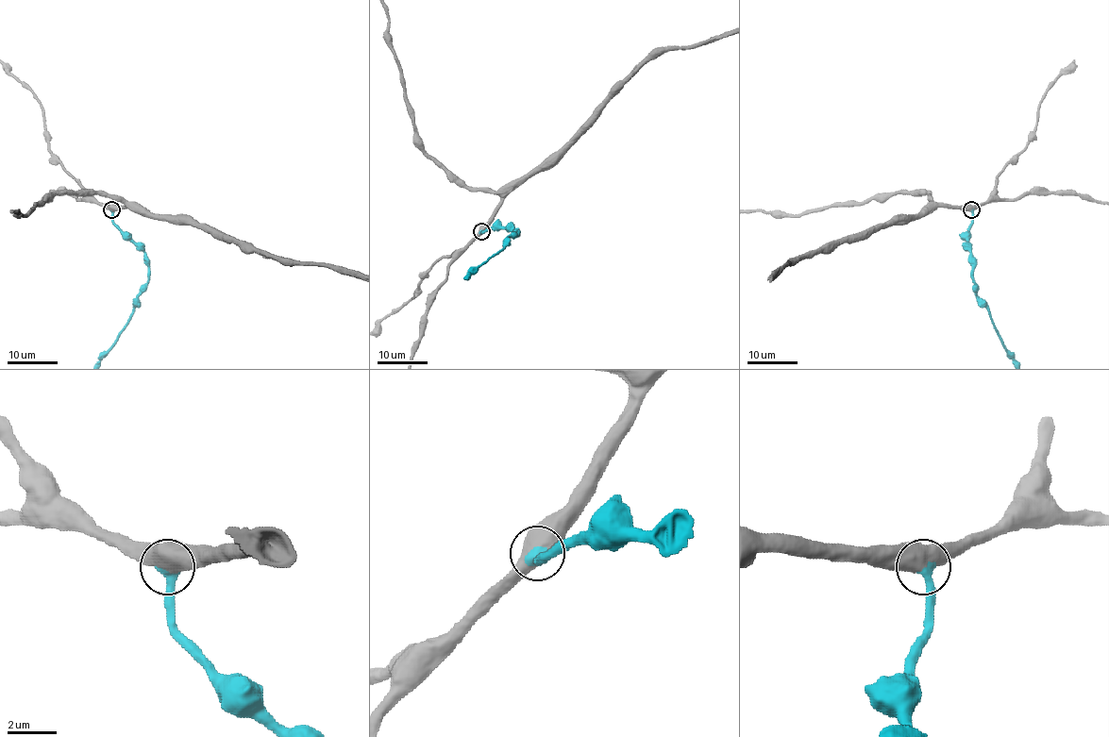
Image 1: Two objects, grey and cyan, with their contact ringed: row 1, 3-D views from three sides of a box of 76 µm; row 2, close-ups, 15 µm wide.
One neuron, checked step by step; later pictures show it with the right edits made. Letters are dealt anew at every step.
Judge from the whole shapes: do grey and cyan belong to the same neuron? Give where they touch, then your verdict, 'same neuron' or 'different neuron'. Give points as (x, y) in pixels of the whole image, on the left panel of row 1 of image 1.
at (111, 209); same neuron

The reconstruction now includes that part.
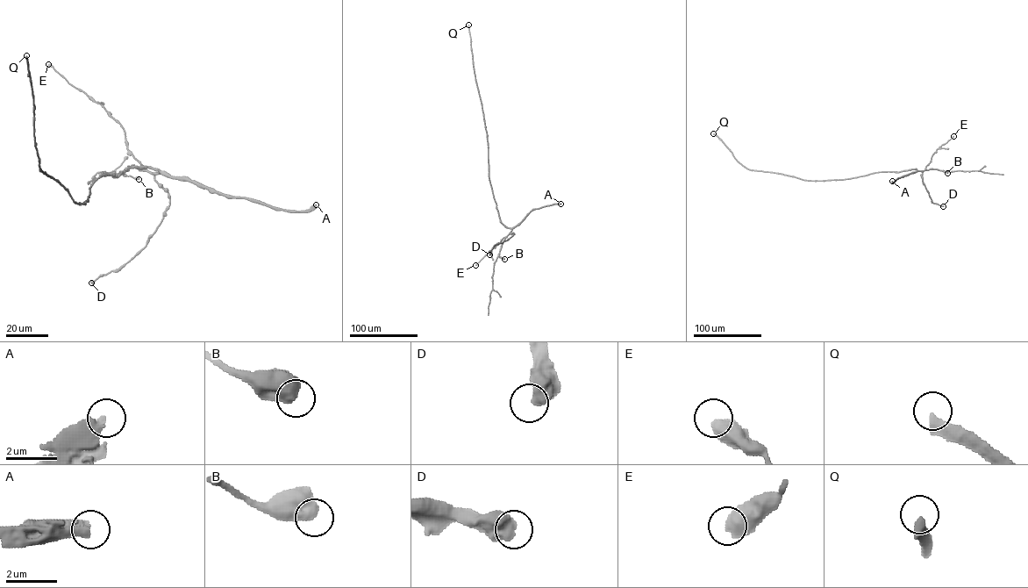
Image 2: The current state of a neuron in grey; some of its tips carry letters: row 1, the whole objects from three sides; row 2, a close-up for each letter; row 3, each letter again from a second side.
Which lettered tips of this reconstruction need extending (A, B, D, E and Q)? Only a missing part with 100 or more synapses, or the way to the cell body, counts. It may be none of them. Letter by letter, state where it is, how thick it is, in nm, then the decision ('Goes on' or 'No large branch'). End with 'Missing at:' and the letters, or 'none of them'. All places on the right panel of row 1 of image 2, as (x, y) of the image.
A: Place: (892, 181). Thickness 400 nm. No large branch
B: Place: (947, 173). Thickness 650 nm. No large branch
D: Place: (943, 206). Thickness 650 nm. No large branch
E: Place: (953, 136). Thickness 650 nm. No large branch
Q: Place: (713, 133). Thickness 400 nm. Goes on
Missing at: Q

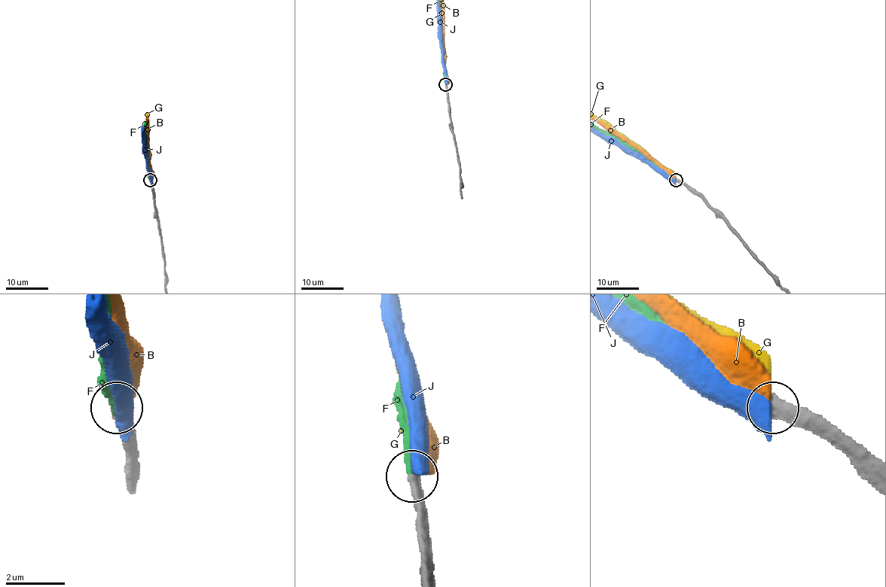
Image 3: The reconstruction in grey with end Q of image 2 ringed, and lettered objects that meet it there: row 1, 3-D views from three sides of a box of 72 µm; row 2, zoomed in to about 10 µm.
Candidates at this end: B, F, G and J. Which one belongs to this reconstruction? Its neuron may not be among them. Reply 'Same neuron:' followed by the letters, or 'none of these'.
Same neuron: F

